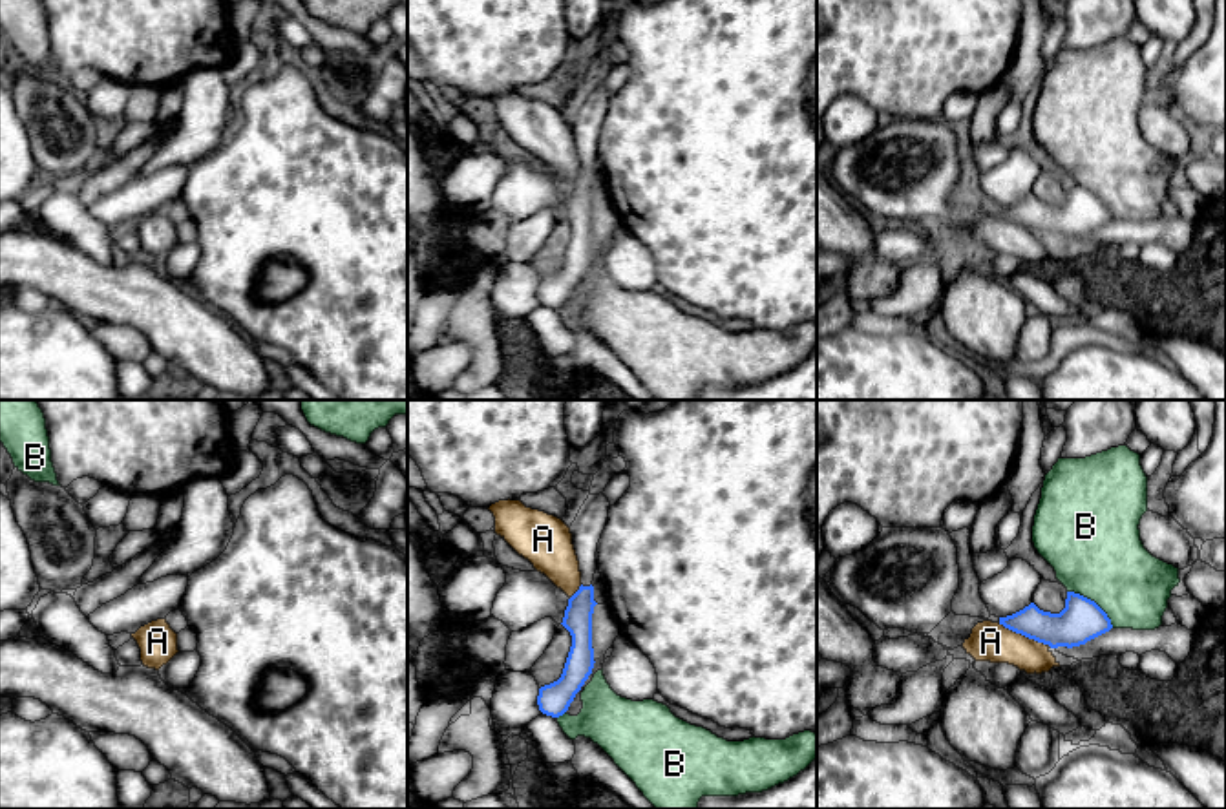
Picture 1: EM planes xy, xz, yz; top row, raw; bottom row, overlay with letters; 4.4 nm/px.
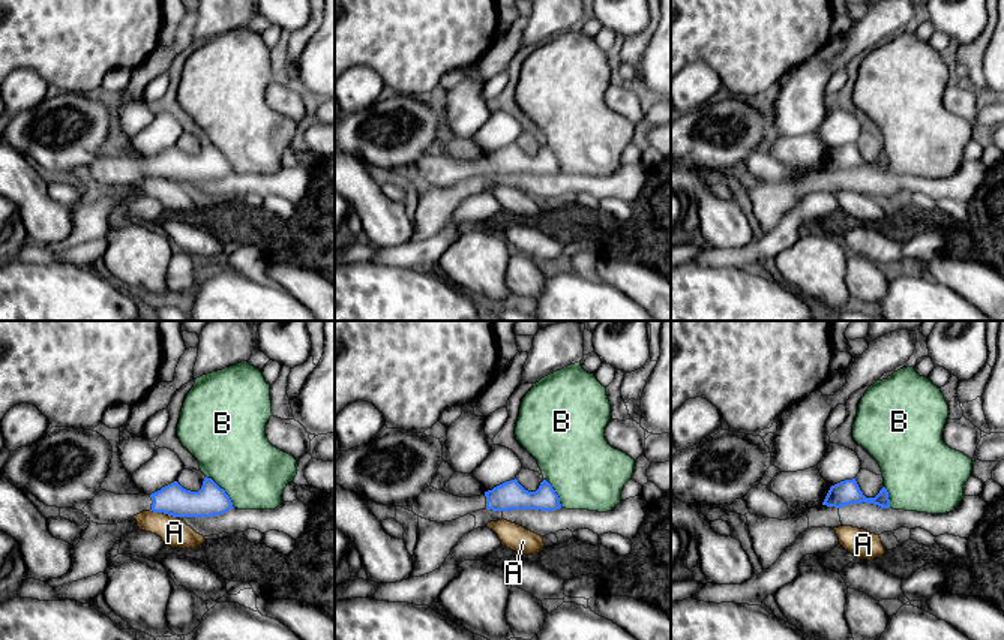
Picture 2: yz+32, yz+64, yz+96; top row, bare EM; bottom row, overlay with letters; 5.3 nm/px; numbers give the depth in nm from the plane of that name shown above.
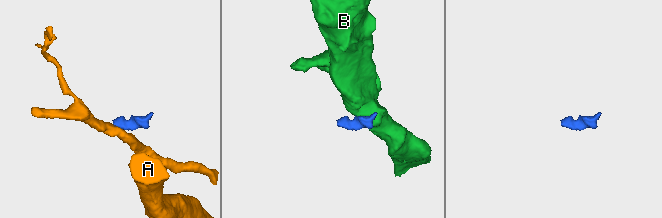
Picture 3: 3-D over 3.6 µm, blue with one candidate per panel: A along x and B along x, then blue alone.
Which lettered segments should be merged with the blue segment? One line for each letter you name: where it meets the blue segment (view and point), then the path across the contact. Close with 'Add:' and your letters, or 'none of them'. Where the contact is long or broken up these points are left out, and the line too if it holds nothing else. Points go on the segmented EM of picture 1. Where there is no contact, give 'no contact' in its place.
Add: none of them

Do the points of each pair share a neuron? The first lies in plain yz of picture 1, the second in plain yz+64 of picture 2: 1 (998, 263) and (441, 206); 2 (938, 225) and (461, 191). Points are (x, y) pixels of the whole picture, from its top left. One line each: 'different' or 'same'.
1: different
2: different

